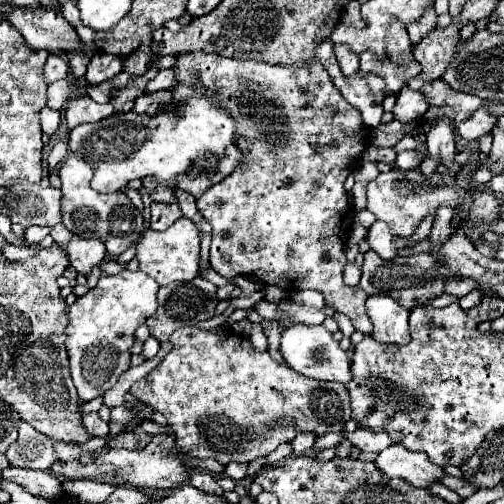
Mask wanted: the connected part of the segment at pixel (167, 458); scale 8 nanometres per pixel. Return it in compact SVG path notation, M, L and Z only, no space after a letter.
M157 434L147 448L139 450L139 452L133 452L133 450L109 450L107 454L101 454L99 460L95 462L97 466L101 464L113 464L113 474L105 474L105 480L101 482L107 482L107 484L113 484L113 486L129 486L129 488L137 488L137 490L143 490L143 488L161 488L161 490L169 490L169 488L175 488L179 486L181 482L187 480L189 476L189 468L181 464L181 460L173 454L169 454L169 450L175 446L175 436L167 436L167 434Z

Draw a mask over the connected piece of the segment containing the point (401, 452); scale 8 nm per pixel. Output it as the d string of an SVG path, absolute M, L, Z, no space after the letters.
M393 444L379 452L375 466L383 470L389 478L403 478L413 486L429 486L443 476L443 468L431 464L427 454L423 452L409 452L401 444Z

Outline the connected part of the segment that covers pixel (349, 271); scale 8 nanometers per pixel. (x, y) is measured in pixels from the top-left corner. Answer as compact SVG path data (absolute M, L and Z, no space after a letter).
M351 262L351 264L345 266L343 276L345 276L345 284L349 284L349 286L357 286L357 284L359 284L359 278L361 278L361 270L357 268L355 262Z

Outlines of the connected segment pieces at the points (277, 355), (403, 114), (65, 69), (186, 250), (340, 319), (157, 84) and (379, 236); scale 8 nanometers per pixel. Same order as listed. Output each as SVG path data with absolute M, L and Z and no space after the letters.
M268 321L266 324L264 324L263 332L265 336L267 336L268 341L268 351L277 360L277 362L285 362L281 353L278 350L279 343L280 343L280 337L281 337L281 328L280 326L274 326L274 324L277 323L275 321Z
M405 86L399 92L393 114L395 114L395 120L399 120L399 122L413 122L413 120L421 118L427 110L429 110L429 104L427 104L425 96L421 92L415 92L409 86Z
M49 56L45 66L43 66L43 72L45 72L45 80L47 82L55 82L59 78L67 78L69 76L69 64L67 64L67 56Z
M181 218L163 232L147 230L143 240L137 244L137 258L139 268L151 274L161 286L171 282L189 282L199 274L199 232L187 218Z
M335 312L333 314L333 318L335 318L335 322L339 324L339 330L349 338L353 332L355 332L355 328L353 328L353 324L351 324L351 320L345 316L345 314L339 314L339 312Z
M161 70L151 82L147 82L147 94L149 92L155 92L155 90L169 90L173 84L175 84L175 76L173 76L173 70Z
M375 222L367 234L367 242L369 242L371 250L375 250L385 260L395 258L399 252L399 248L395 246L395 238L397 236L393 234L391 226L387 226L385 222Z

